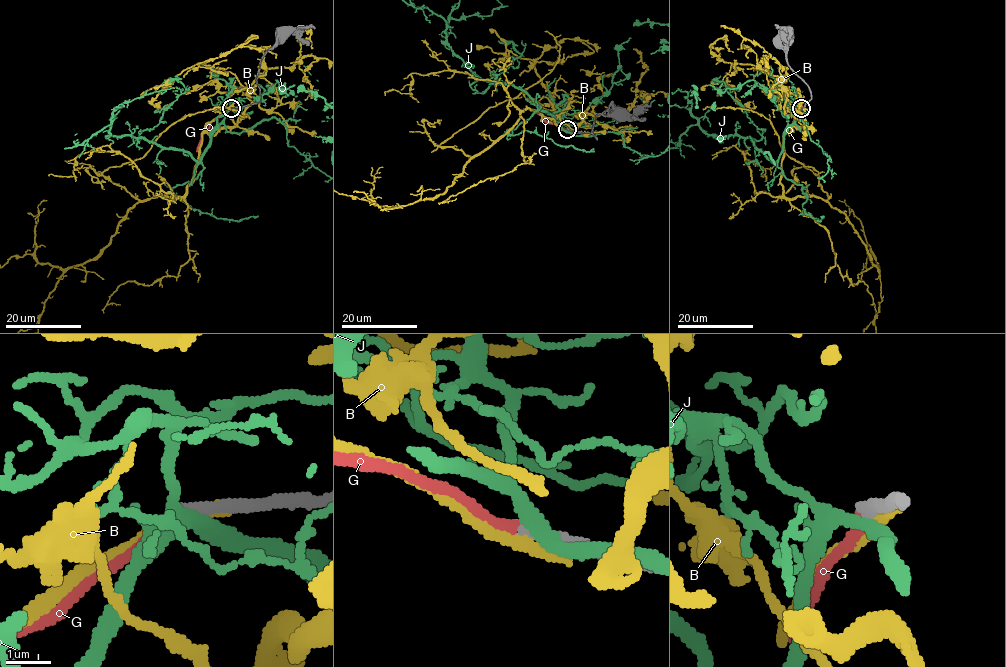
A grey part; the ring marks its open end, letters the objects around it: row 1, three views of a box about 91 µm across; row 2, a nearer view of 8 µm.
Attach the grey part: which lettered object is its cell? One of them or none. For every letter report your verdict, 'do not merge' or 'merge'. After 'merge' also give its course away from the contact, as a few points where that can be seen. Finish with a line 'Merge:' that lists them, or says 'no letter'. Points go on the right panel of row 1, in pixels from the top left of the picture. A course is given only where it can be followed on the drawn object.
B: do not merge
G: merge
J: do not merge
Merge: G

